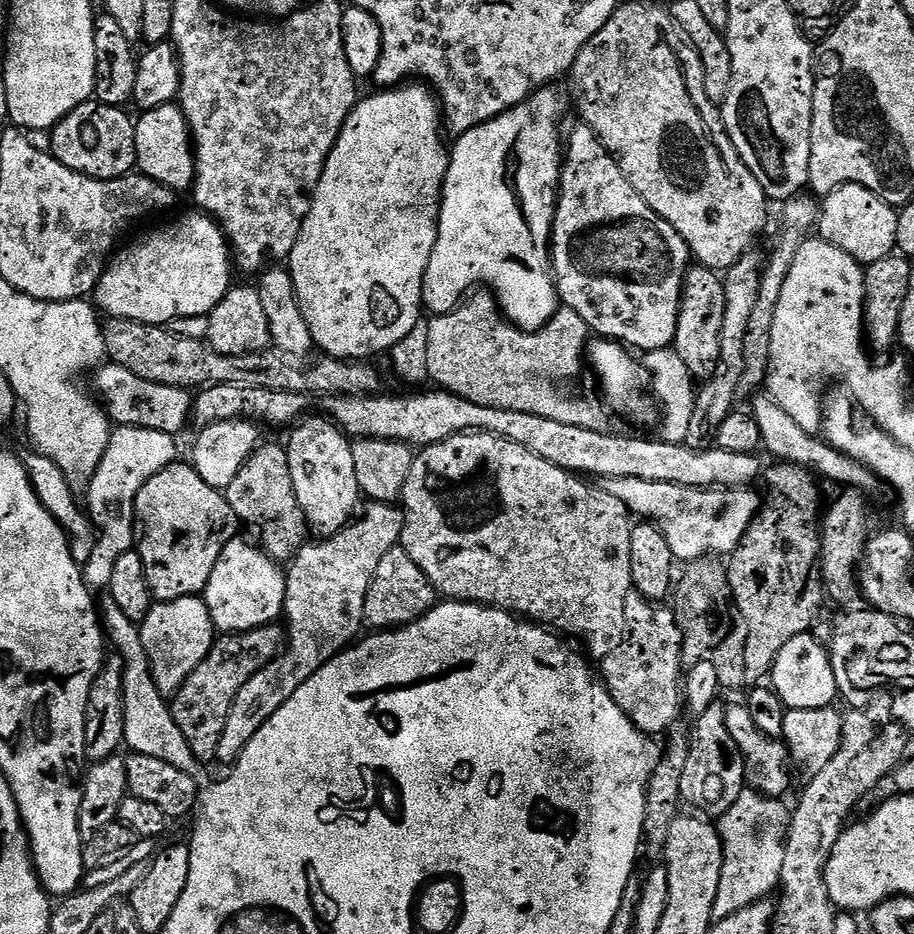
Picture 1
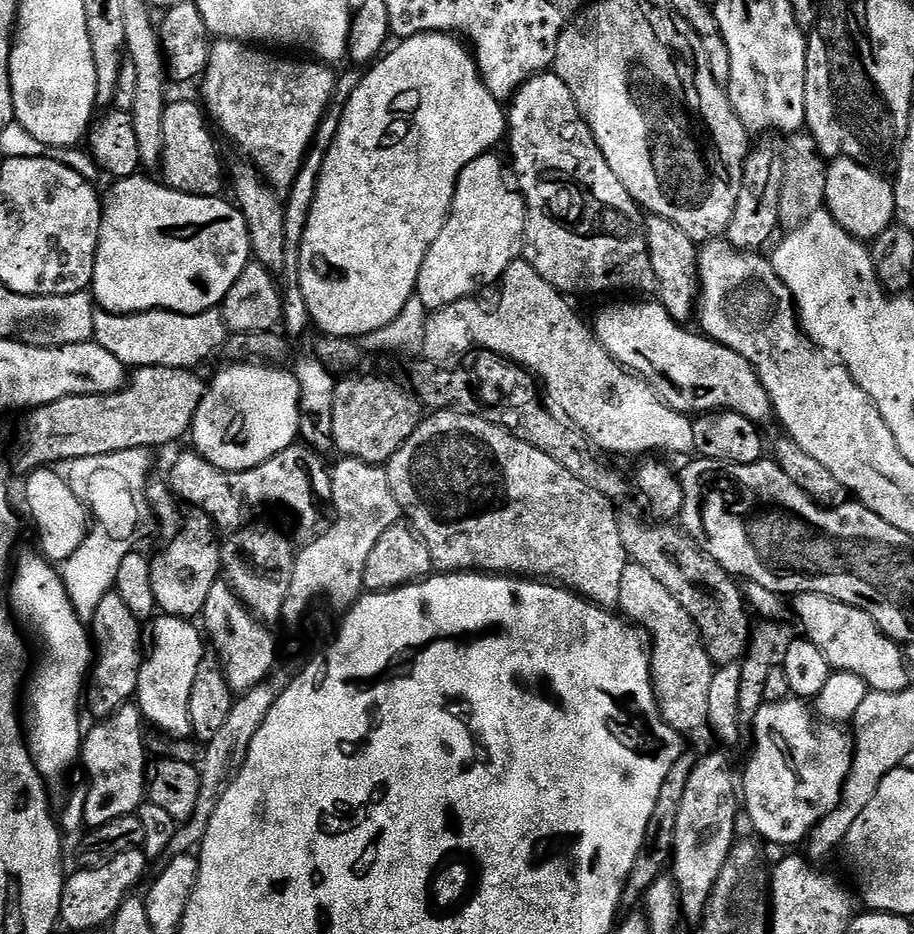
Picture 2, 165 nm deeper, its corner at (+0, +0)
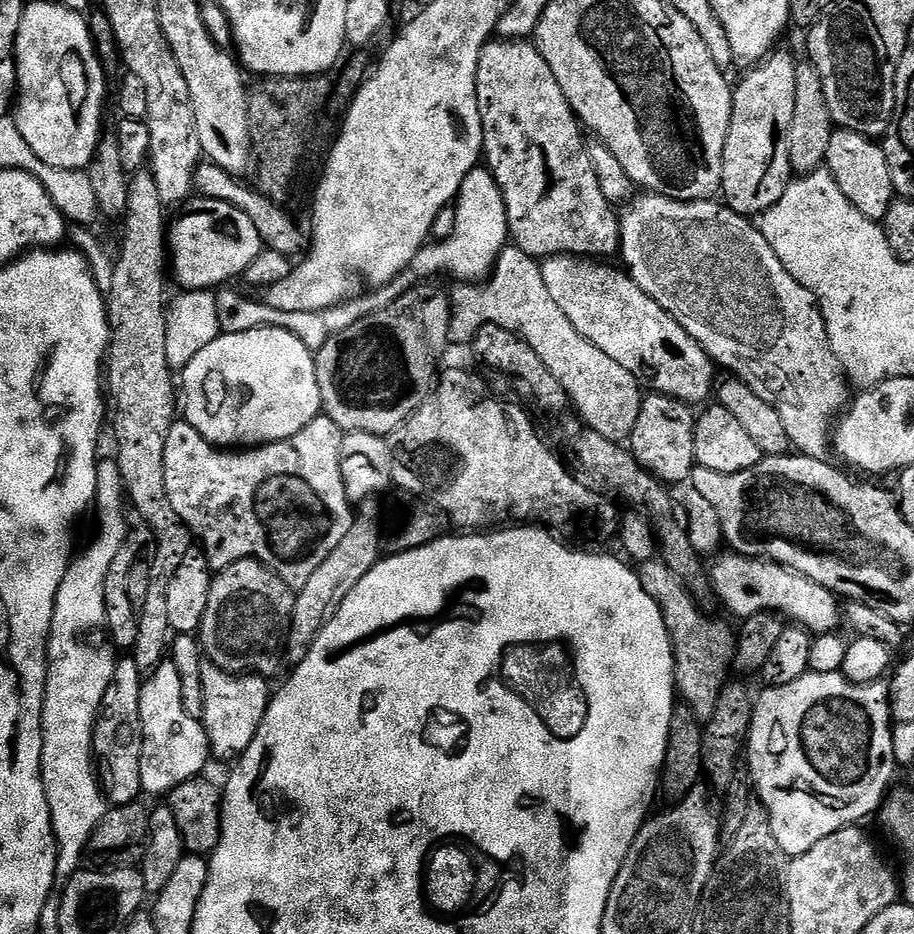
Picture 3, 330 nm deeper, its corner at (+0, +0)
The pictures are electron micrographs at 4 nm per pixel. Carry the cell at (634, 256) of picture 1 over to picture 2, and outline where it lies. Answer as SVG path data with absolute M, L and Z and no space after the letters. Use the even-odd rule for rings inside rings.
M549 70L541 72L538 76L530 77L512 97L506 108L507 144L509 150L512 151L510 172L511 175L512 172L516 175L517 185L515 184L515 187L524 197L524 204L528 208L522 256L530 266L534 266L534 270L538 270L538 274L542 274L542 278L546 278L546 282L550 282L550 286L554 286L559 292L573 294L572 292L620 292L623 288L644 288L648 283L650 285L653 283L652 263L648 257L648 243L644 237L645 213L636 200L630 198L626 186L622 186L622 182L618 182L614 170L610 170L610 166L606 162L602 150L598 150L596 139L592 137L592 131L586 126L586 122L566 86L566 82L562 82L562 78L558 78L555 71Z

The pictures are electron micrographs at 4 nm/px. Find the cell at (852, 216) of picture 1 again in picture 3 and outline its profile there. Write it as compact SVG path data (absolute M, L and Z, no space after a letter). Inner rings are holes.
M836 130L830 138L830 148L826 151L825 158L828 171L853 206L866 214L866 218L883 221L886 210L890 210L894 199L890 166L886 162L883 147L871 136Z

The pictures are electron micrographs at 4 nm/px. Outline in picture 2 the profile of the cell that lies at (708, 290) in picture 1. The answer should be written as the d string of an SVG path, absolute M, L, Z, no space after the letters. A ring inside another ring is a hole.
M649 215L644 222L644 237L648 243L648 257L652 263L652 275L655 283L660 283L658 303L668 311L670 318L677 320L681 326L693 319L698 308L700 290L700 271L696 265L698 255L697 241L691 240L686 230L678 230L674 222L661 216Z

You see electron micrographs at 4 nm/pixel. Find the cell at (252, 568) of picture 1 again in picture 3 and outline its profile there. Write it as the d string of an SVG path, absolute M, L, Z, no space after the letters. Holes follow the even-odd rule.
M204 662L200 666L204 715L202 723L208 735L208 746L213 757L235 761L254 742L254 734L268 709L269 681L263 676L233 676L218 666Z

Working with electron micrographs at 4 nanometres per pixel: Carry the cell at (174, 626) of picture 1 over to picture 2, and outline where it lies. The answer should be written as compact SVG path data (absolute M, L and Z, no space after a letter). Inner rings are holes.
M161 615L151 625L150 651L144 657L134 697L141 714L151 727L153 724L158 731L168 736L182 736L178 738L192 736L190 690L194 690L194 674L198 674L198 666L206 659L205 637L201 629L197 625L196 629L192 624L195 623L183 616Z

